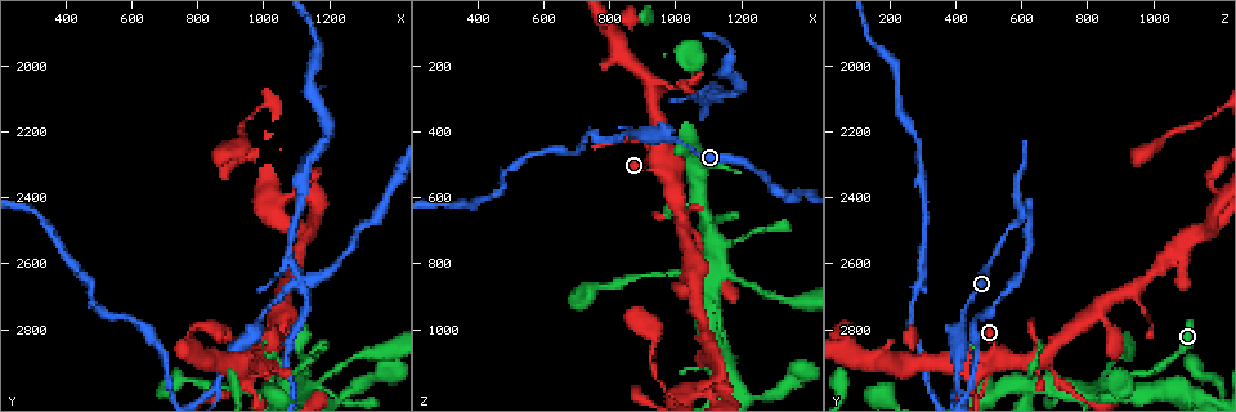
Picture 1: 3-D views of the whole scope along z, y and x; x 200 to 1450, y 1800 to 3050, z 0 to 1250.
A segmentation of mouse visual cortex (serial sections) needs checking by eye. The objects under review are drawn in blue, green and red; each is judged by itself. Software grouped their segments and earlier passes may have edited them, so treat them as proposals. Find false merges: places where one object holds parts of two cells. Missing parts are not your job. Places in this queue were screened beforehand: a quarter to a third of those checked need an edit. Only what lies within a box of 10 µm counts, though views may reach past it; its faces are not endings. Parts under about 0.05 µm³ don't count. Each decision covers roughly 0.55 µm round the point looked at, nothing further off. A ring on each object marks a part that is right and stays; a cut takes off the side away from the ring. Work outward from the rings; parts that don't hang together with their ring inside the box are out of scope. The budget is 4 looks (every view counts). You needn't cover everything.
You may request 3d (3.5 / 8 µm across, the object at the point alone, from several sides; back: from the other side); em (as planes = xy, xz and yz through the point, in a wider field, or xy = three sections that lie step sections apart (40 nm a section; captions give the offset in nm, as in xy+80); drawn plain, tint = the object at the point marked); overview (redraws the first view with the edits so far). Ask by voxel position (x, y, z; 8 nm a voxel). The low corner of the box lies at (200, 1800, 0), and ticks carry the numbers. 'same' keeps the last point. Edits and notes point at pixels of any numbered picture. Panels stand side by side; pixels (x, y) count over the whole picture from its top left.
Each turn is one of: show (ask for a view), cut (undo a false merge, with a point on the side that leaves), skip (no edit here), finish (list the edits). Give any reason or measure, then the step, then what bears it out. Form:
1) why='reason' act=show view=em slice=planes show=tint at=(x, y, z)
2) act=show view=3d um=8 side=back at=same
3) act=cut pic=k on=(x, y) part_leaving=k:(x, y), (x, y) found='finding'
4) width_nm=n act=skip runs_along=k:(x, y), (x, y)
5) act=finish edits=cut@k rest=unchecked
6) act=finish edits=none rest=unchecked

why='three arms meet' act=show view=3d um=8 at=(1030, 2890, 660)

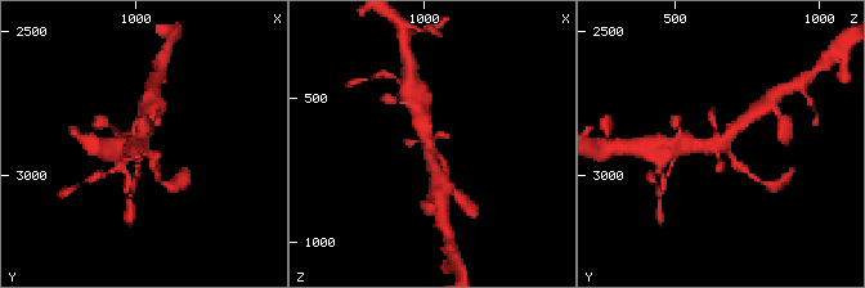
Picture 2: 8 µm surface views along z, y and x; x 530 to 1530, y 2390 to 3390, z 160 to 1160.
act=show view=em slice=planes show=tint at=same

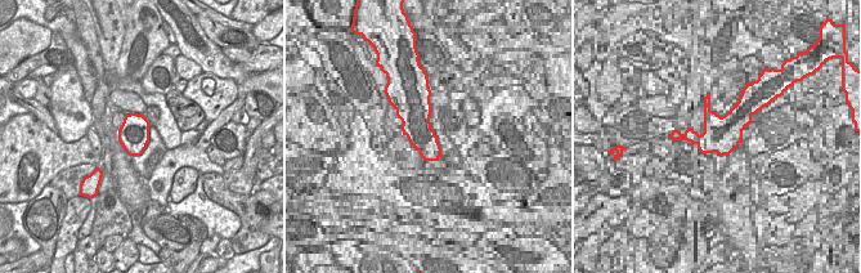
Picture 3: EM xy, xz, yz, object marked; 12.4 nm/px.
act=skip runs_along=2:(689, 143), (724, 142), (749, 116) found='continuous, no second cell'

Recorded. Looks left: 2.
why='sudden change in width' act=show view=3d um=3.5 at=(980, 2790, 410)

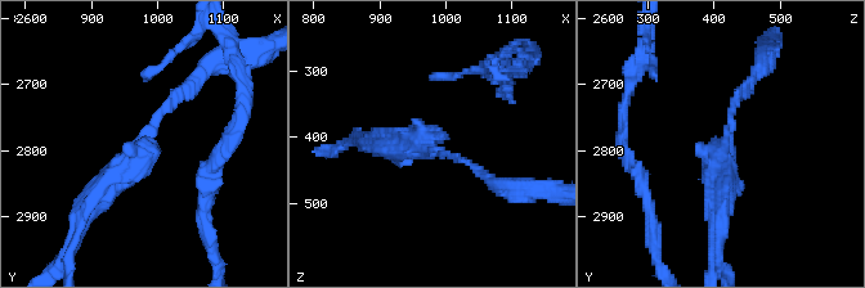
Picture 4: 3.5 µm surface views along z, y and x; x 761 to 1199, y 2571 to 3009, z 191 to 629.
act=cut pic=4 on=(653, 73) found='two cells meet here'

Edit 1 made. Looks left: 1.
act=finish edits=cut@4 rest=unchecked

